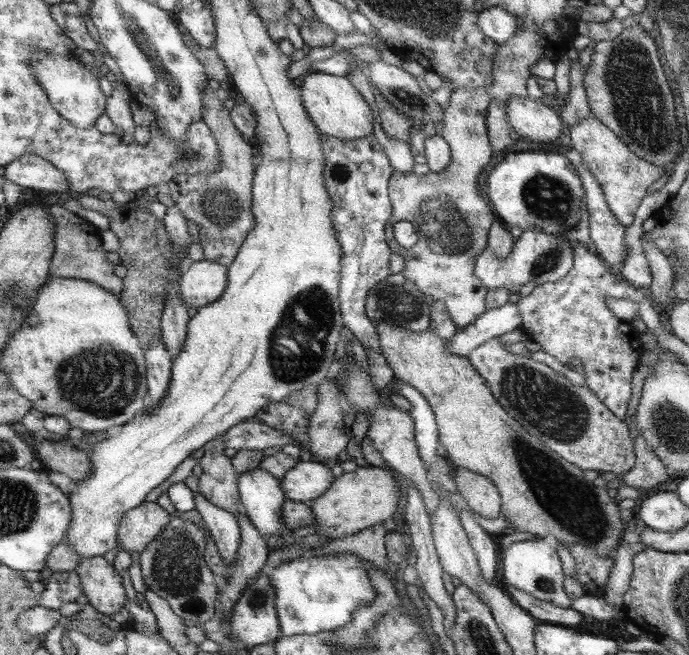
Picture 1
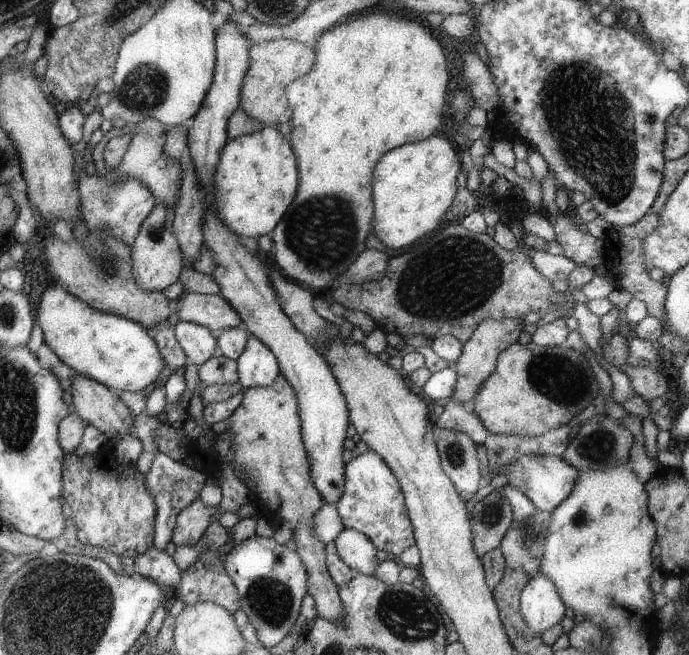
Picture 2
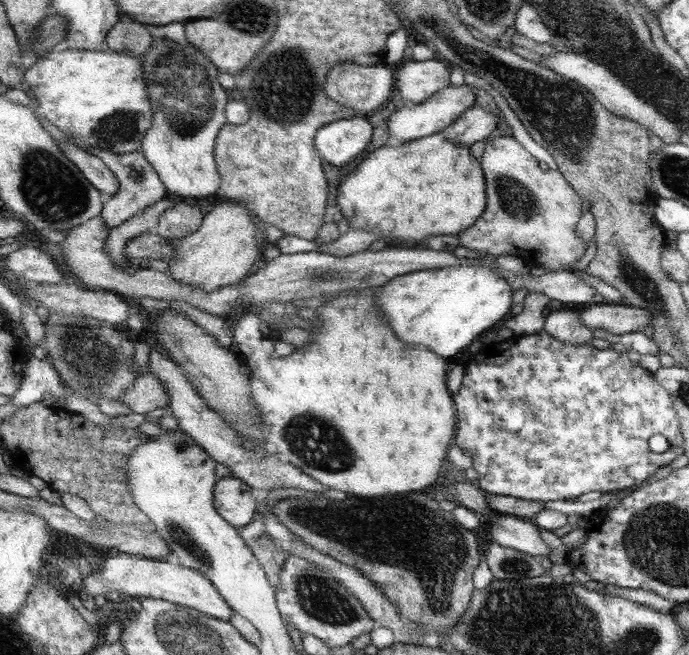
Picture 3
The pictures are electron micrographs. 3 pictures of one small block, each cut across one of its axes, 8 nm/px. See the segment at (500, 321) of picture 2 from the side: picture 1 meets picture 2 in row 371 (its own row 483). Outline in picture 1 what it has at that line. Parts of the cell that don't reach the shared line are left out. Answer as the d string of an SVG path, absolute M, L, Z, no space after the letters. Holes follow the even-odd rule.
M455 468L453 470L453 484L459 496L463 496L469 504L469 508L483 518L499 518L503 508L501 508L501 496L499 488L495 484L475 472L469 472L465 468Z

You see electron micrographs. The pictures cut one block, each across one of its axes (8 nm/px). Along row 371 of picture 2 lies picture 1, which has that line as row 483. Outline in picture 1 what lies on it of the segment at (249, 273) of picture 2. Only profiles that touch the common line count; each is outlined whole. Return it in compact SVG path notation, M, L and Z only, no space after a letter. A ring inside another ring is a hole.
M301 458L293 470L289 470L281 478L281 490L285 500L307 504L313 498L323 496L333 484L331 472L325 464L313 462L309 458Z

